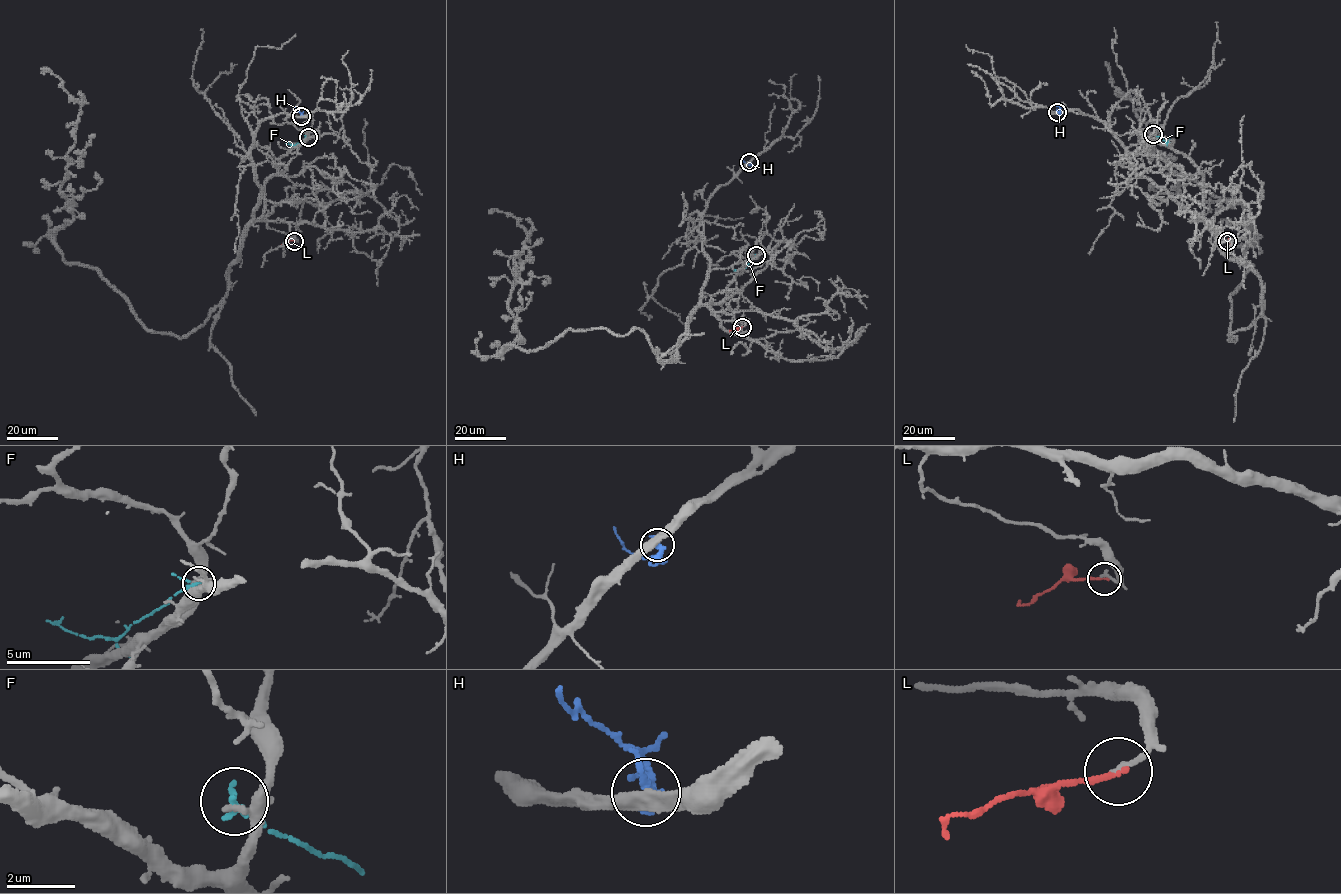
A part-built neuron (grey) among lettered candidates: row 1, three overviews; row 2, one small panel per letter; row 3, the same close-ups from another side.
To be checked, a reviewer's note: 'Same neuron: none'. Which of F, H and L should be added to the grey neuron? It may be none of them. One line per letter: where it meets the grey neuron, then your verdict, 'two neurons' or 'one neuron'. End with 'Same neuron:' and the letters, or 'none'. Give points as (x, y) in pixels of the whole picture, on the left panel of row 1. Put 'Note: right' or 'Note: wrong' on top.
Note: right
F: contact (308, 137); two neurons
H: contact (301, 116); two neurons
L: contact (294, 241); two neurons
Same neuron: none

